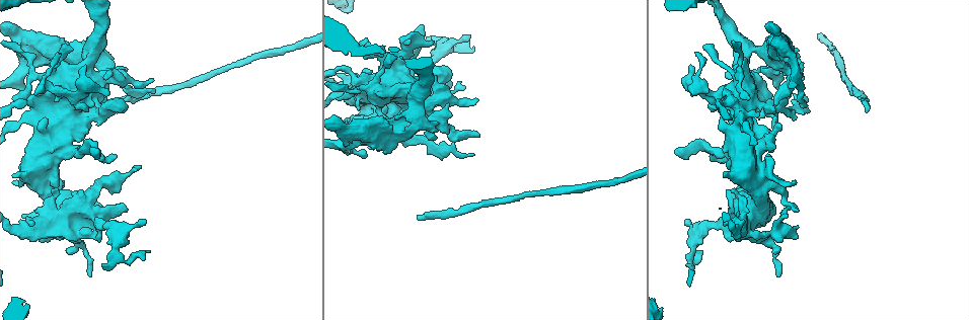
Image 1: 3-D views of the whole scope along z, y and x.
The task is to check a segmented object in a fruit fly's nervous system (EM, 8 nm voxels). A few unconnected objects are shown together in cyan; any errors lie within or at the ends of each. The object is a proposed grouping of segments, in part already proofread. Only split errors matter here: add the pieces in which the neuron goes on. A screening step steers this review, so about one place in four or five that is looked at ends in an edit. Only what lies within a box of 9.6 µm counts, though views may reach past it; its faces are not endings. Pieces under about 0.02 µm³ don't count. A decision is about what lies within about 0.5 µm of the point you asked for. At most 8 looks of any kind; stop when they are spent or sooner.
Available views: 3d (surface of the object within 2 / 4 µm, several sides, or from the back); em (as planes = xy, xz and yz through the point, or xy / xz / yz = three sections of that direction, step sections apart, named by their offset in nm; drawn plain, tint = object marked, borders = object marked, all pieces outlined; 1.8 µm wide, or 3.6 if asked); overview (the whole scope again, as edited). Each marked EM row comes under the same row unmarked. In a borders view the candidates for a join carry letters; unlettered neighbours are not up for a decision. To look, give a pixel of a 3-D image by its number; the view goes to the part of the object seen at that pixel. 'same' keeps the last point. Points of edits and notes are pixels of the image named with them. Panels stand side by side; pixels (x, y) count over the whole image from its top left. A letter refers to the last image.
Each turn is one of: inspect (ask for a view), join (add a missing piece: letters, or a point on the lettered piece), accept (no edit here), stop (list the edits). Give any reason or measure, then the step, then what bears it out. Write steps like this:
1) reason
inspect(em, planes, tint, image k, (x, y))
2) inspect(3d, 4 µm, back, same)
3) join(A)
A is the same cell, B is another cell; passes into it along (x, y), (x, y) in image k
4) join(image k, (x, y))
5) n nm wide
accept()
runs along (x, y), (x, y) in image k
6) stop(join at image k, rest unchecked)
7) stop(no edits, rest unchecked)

thick turns thin
inspect(3d, 4 µm, back, image 1, (95, 222))

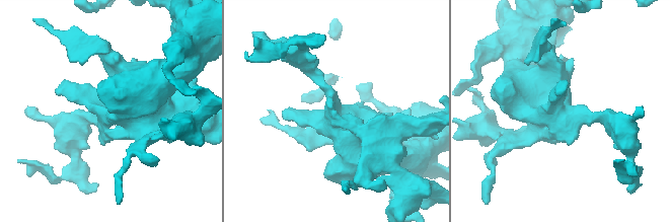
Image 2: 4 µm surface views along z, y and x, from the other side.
arms of 190, 800 nm
inspect(em, 3.6 µm, xy, step 16, borders, image 2, (106, 114))

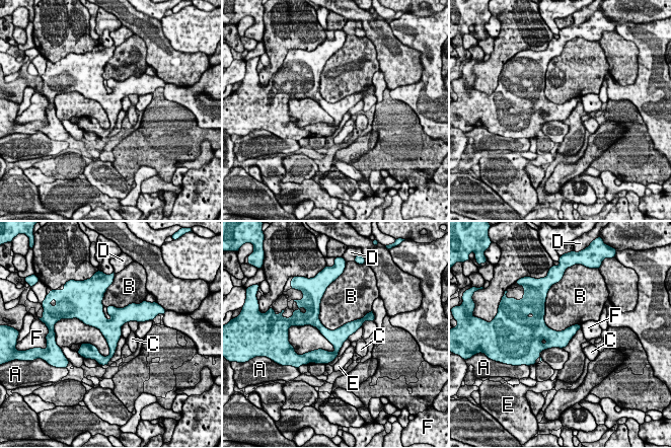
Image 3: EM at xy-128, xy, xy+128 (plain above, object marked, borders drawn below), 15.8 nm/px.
260 nm wide; B touches over 750 nm
accept()
A, B, C, D, E and F are other cells; none of them fits

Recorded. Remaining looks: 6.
stops while still wide
inspect(3d, 2 µm, image 1, (103, 79))

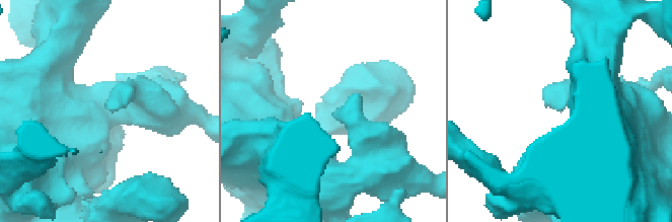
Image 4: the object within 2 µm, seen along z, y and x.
shape alone is not enough
inspect(em, xy, step 4, borders, image 4, (561, 105))

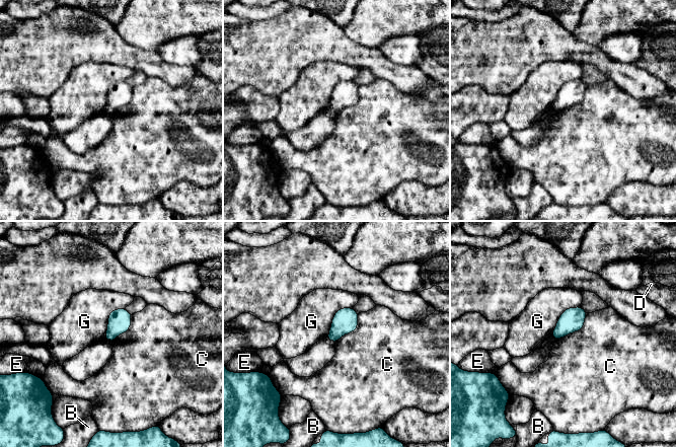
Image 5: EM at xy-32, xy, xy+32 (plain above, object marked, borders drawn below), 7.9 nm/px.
inspect(em, planes, borders, same)

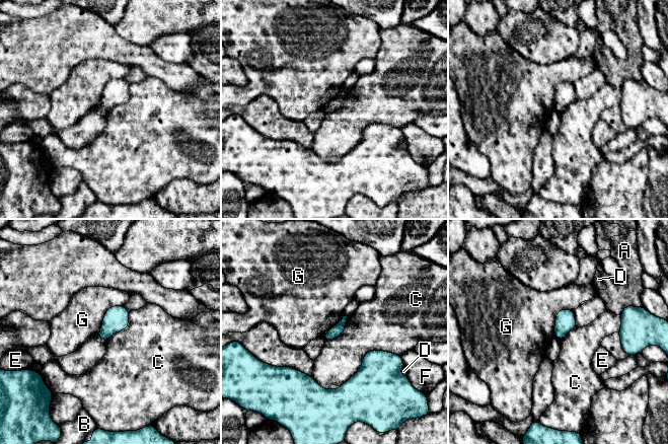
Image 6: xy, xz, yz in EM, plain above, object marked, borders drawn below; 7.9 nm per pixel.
C touches over 550 nm
accept()
A, B, C, D, E, F and G are other cells; no lettered piece goes on from it

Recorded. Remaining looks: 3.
free end
inspect(em, planes, tint, image 1, (419, 217))

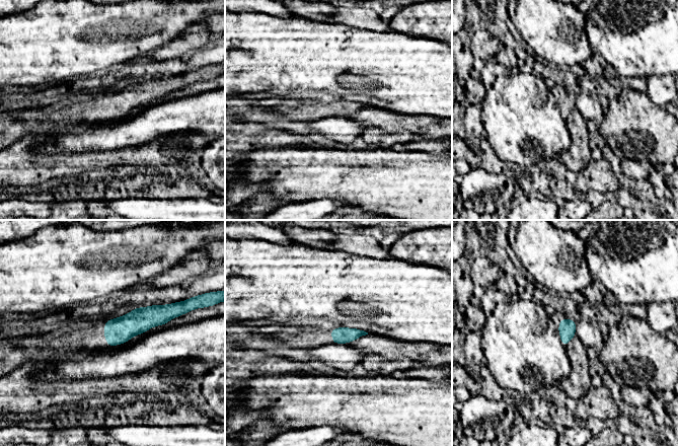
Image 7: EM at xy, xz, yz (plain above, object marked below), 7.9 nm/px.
what lies round it
inspect(em, planes, borders, same)

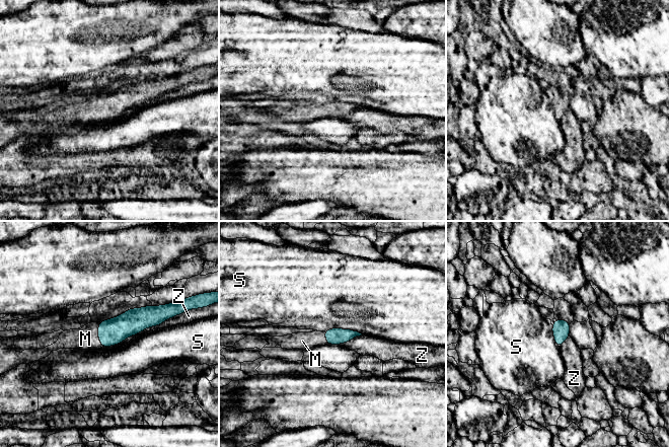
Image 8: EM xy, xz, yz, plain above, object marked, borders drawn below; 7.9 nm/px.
130 nm wide
join(M)
M is the same cell, S and Z are other cells; passes into it along (113, 331), (97, 334), (85, 339) in image 8; the neuron continues

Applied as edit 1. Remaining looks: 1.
stop(join at image 8, rest unchecked)

